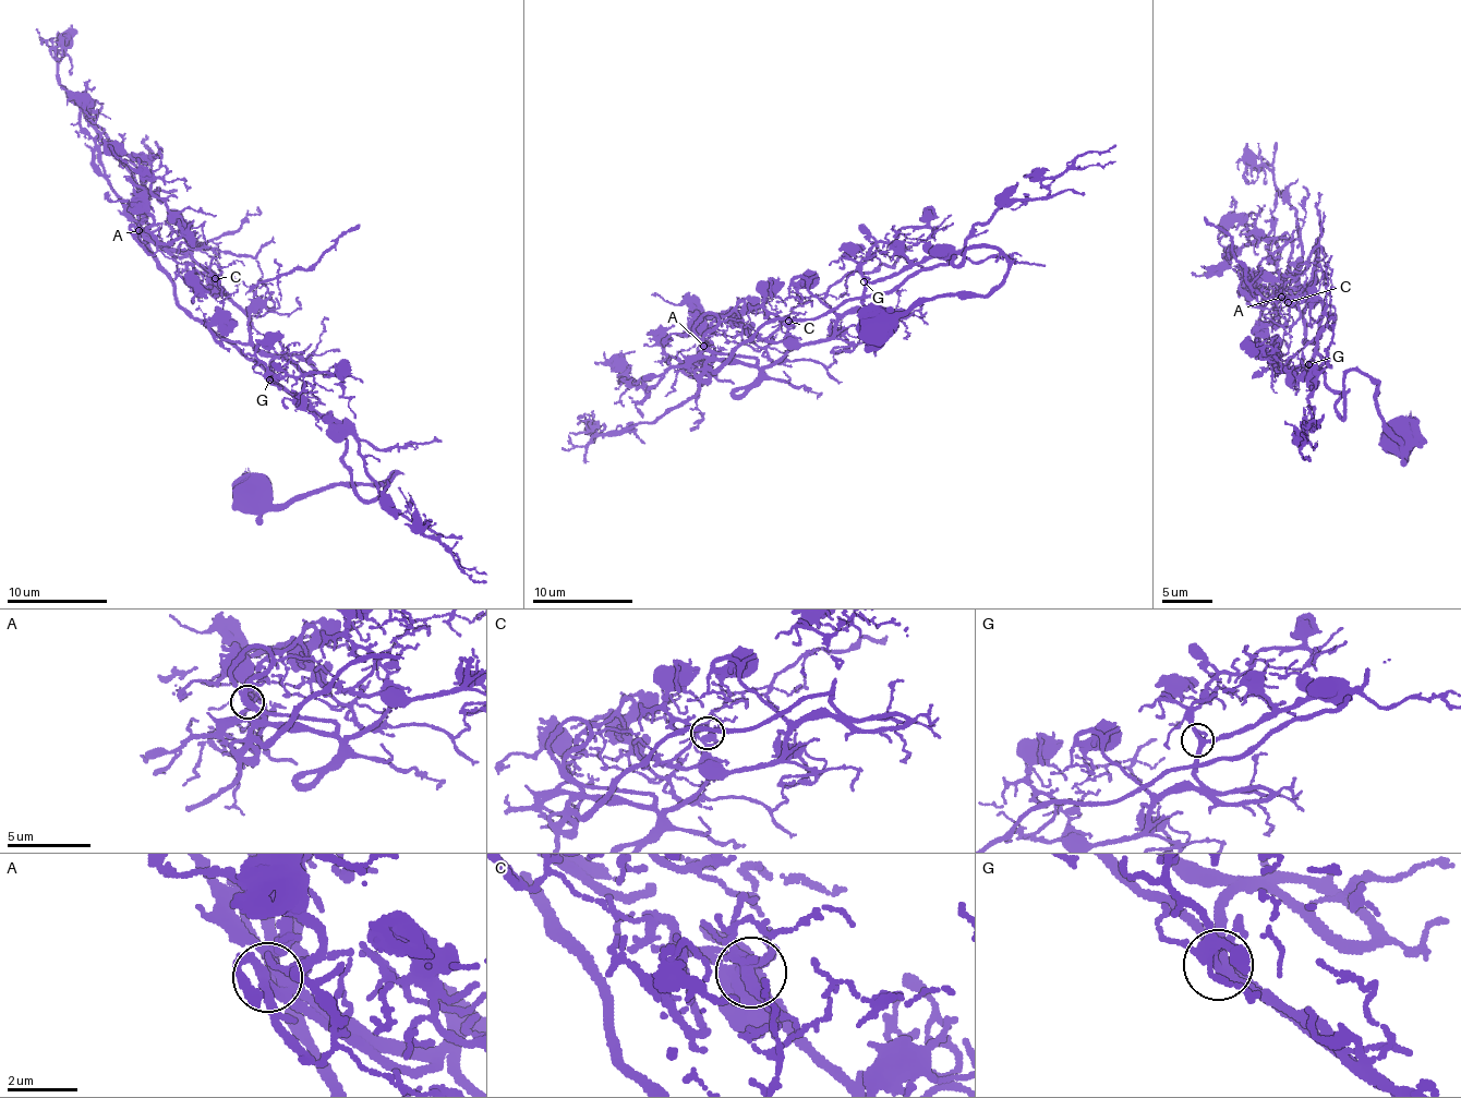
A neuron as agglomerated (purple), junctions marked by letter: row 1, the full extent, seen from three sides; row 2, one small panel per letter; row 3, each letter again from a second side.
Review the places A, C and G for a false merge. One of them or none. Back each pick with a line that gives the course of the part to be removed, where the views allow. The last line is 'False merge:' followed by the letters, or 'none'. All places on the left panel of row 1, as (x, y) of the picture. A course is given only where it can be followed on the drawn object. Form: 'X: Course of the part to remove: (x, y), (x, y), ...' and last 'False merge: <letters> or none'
False merge: none

